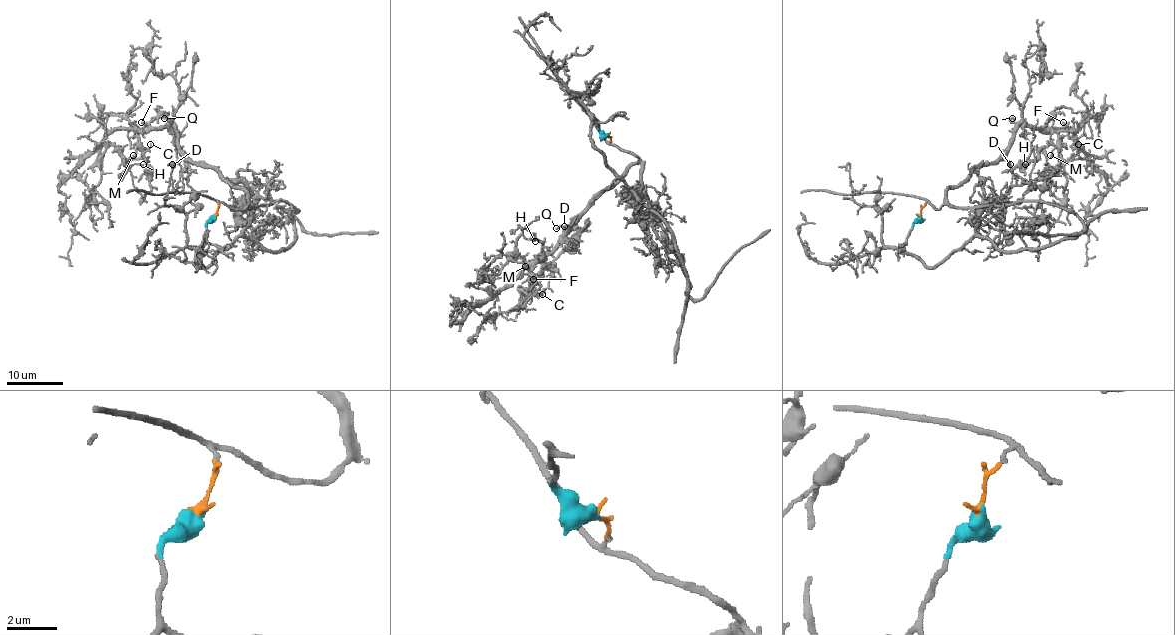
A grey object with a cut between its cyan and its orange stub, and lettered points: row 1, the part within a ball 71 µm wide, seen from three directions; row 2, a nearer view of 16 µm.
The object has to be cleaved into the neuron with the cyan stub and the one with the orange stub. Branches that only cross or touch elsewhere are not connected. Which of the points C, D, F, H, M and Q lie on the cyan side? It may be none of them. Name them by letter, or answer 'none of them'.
none of them

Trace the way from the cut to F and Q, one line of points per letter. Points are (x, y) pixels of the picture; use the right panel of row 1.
F: (919, 216), (926, 202), (939, 209), (950, 187), (976, 168), (993, 163), (1020, 125), (1065, 131), (1063, 122)
Q: (919, 216), (926, 202), (939, 209), (950, 187), (1001, 155), (1016, 125), (1010, 121), (1013, 118)

